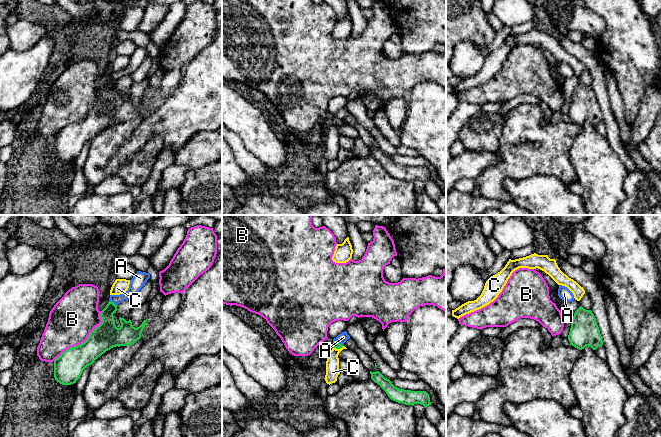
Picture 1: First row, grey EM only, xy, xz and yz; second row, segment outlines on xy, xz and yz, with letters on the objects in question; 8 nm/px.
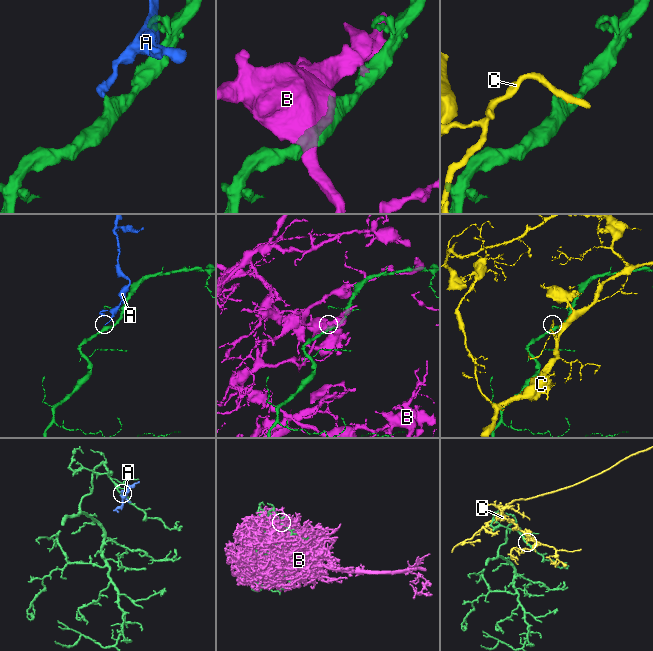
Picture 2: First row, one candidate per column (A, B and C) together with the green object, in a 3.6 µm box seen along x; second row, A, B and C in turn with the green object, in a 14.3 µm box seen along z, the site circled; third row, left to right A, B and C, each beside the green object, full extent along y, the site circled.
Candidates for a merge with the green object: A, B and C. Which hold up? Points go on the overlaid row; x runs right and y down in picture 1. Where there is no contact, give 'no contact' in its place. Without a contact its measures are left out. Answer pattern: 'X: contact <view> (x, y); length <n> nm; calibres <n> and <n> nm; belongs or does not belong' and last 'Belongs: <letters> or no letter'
A: contact xz (338, 343); length 90 nm; calibres 50 and 80 nm; does not belong
B: contact xy (84, 342); length 550 nm; calibres 240 and 360 nm; does not belong
C: contact xz (338, 348); length 90 nm; calibres 50 and 110 nm; does not belong
Belongs: no letter

